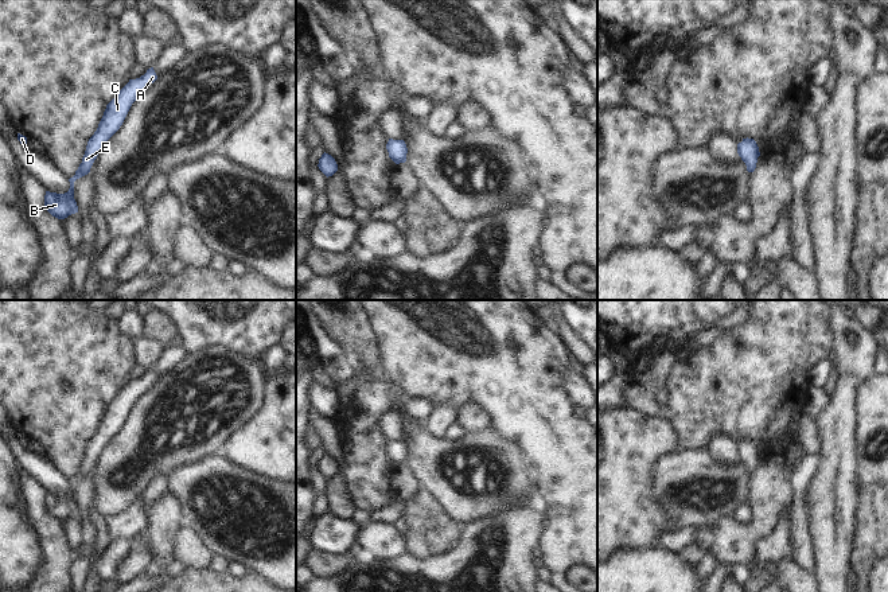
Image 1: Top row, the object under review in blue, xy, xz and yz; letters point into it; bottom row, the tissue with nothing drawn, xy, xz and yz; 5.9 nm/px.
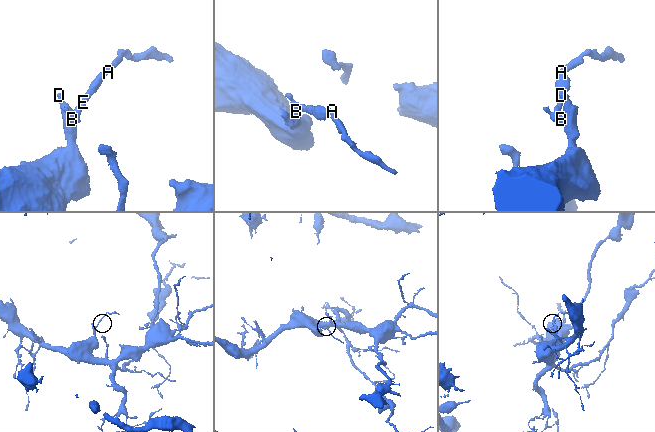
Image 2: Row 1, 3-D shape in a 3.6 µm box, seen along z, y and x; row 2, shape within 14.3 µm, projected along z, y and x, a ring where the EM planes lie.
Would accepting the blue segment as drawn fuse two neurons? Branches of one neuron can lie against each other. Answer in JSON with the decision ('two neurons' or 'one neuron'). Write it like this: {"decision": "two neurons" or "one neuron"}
{"decision": "one neuron"}

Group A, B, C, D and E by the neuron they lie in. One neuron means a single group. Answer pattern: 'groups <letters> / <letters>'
groups A B C D E

